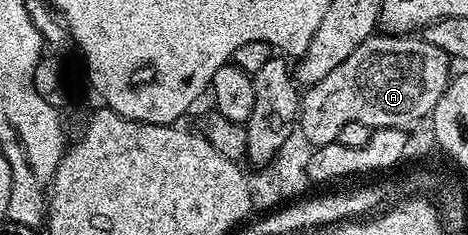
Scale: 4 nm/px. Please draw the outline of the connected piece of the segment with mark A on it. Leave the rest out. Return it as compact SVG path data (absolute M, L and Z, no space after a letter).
M374 34L371 38L367 39L366 42L362 42L361 46L358 46L349 58L341 63L340 66L336 66L330 74L326 74L326 77L322 78L321 82L311 85L303 93L300 101L300 111L298 113L298 128L299 131L303 132L306 138L313 146L328 144L336 142L338 138L338 130L342 126L346 126L346 122L362 122L362 126L366 126L370 129L378 128L400 128L403 130L411 129L411 124L416 124L420 119L431 117L434 106L442 98L442 94L450 83L452 76L451 59L447 54L439 50L436 46L431 46L430 43L426 43L421 37L418 36L393 36L391 34Z

